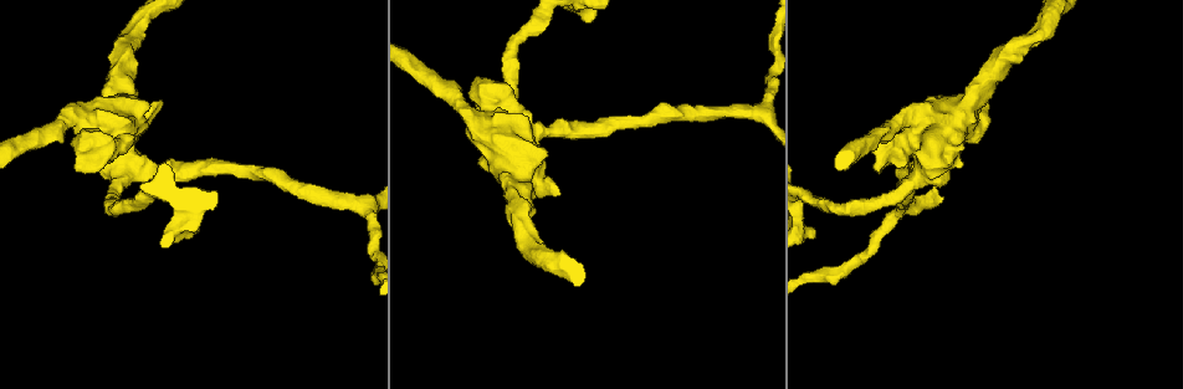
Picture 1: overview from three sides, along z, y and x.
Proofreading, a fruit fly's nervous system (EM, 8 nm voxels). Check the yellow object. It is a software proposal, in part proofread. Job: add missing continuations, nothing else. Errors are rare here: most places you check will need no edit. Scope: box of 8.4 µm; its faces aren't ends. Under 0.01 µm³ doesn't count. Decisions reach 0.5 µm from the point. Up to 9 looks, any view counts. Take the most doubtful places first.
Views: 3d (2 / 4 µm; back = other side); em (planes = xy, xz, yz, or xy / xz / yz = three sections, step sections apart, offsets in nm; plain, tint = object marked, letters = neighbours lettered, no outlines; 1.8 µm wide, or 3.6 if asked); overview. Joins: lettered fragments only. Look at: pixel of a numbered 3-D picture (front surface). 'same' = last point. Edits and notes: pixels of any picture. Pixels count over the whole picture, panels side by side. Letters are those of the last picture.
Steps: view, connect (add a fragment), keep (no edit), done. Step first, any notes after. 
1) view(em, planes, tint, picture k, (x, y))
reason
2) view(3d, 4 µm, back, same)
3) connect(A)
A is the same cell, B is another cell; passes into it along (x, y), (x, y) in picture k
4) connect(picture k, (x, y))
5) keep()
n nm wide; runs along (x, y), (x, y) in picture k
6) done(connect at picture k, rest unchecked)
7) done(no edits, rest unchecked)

view(em, planes, letters, picture 1, (878, 171))
branch stops here

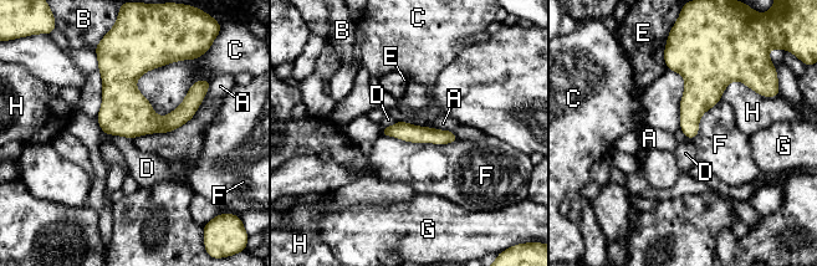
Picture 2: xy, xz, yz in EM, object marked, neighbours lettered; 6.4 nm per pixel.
keep()
F touches over 500 nm; A, B, C, D, E, F, G and H are other cells; runs along (383, 131), (454, 138) in picture 2; none of them fits

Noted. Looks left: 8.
view(em, planes, plain, picture 1, (989, 105))
branch stops here

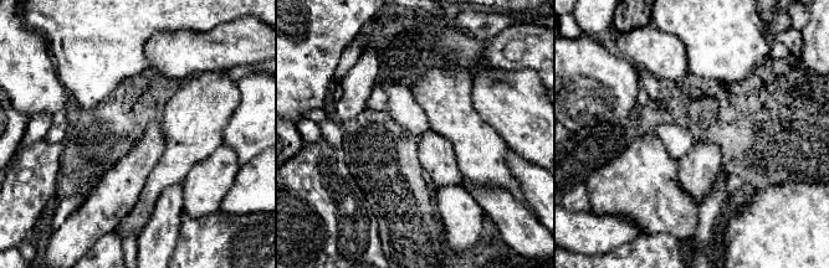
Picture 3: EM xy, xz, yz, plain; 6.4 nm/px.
view(em, planes, tint, same)

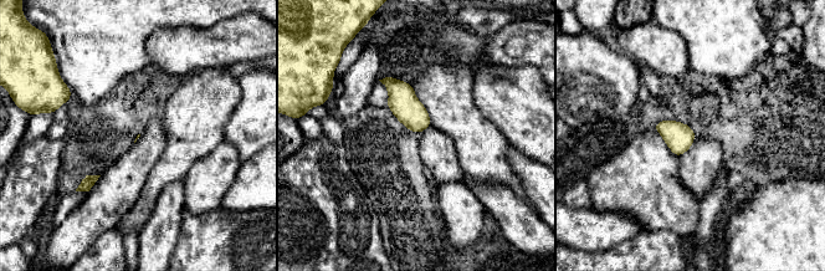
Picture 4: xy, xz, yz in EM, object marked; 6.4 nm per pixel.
view(em, planes, letters, same)

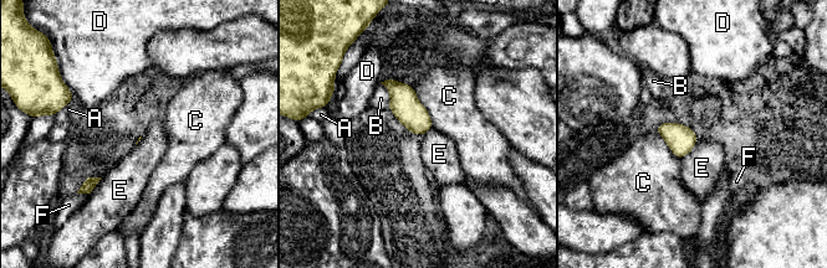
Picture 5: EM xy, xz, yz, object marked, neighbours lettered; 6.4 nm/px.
keep()
A, B, C, D, E and F are other cells; none of them fits

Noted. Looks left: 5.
view(em, planes, letters, picture 1, (588, 21))
free end

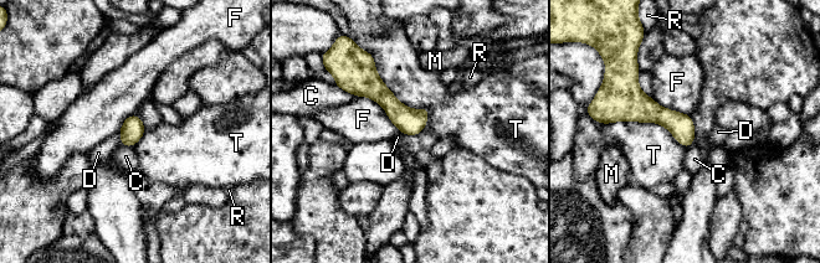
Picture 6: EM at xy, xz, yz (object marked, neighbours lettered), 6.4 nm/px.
keep()
C, D, F, M, R and T are other cells; border along (118, 133), (122, 145) in picture 6; no lettered fragment goes on from it

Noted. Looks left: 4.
view(3d, 2 µm, back, picture 1, (760, 111))
branch point

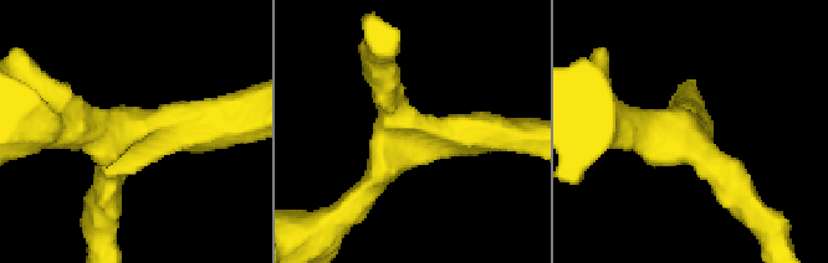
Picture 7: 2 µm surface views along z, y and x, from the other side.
view(em, 3.6 µm, planes, tint, picture 7, (419, 133))
3 arms; arms of 220, 220, 280 nm

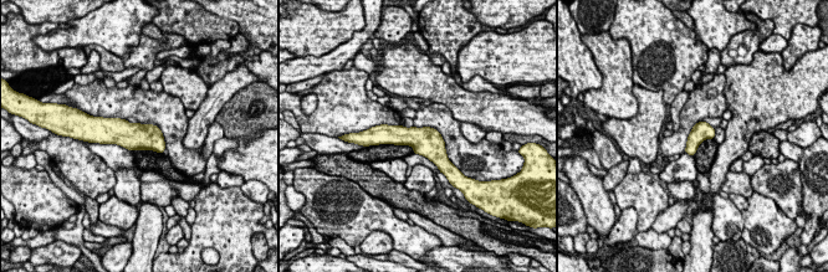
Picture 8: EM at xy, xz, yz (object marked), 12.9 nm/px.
view(em, 3.6 µm, planes, letters, same)
what lies round it

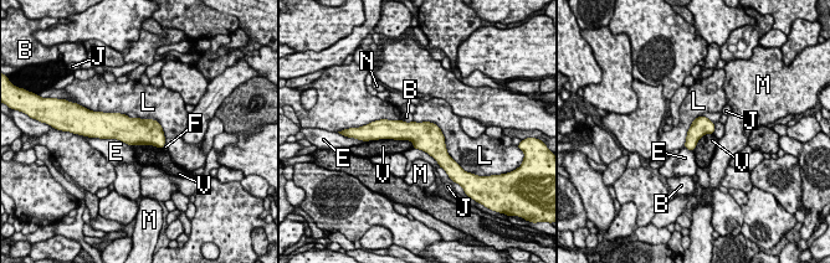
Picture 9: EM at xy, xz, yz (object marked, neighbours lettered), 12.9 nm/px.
keep()
B, E, F, J, L, M, N and V are other cells; border along (375, 139), (408, 139), (414, 148) in picture 9; no lettered fragment goes on from it

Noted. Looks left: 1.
done(no edits, rest unchecked)

